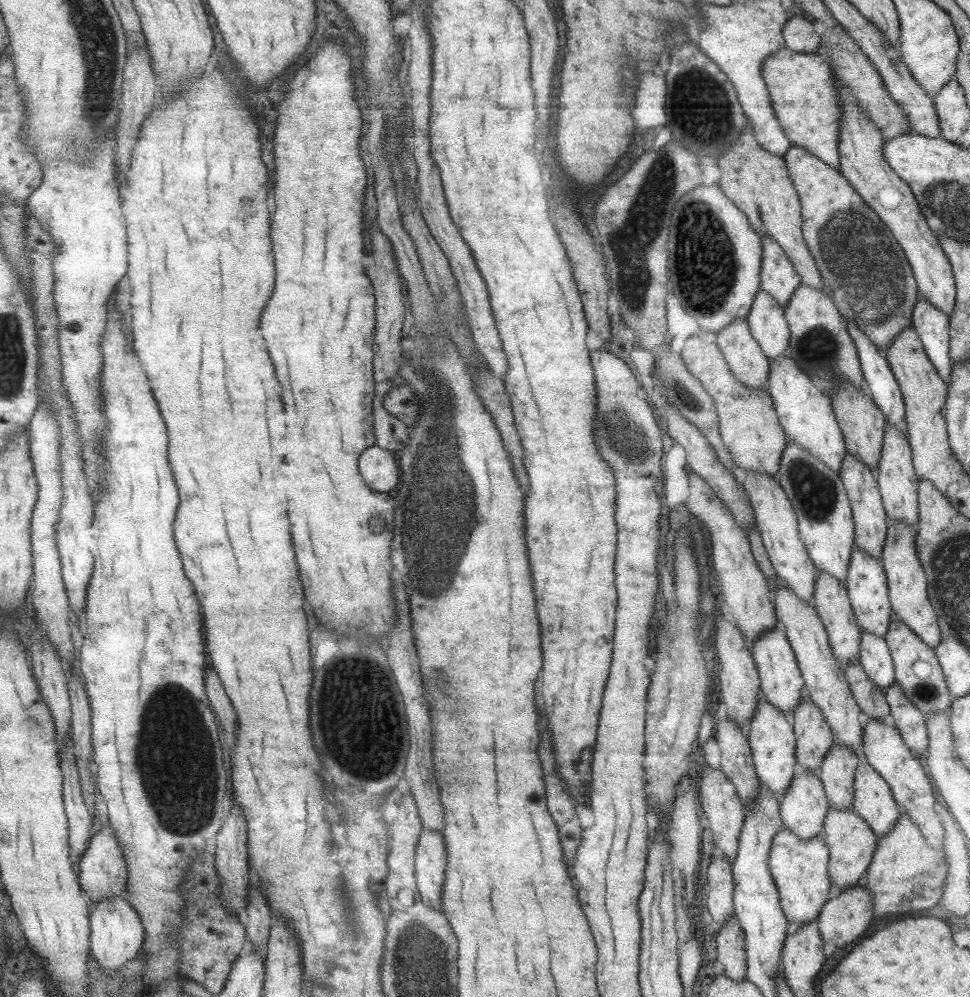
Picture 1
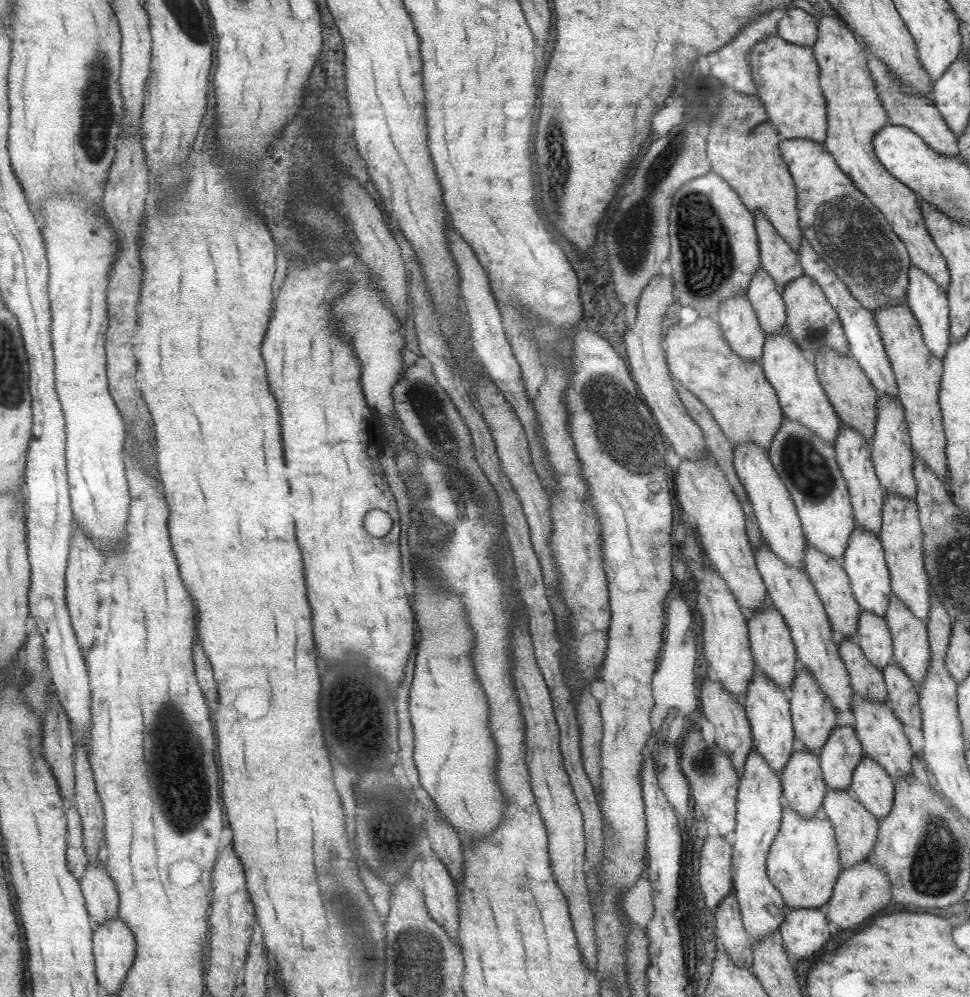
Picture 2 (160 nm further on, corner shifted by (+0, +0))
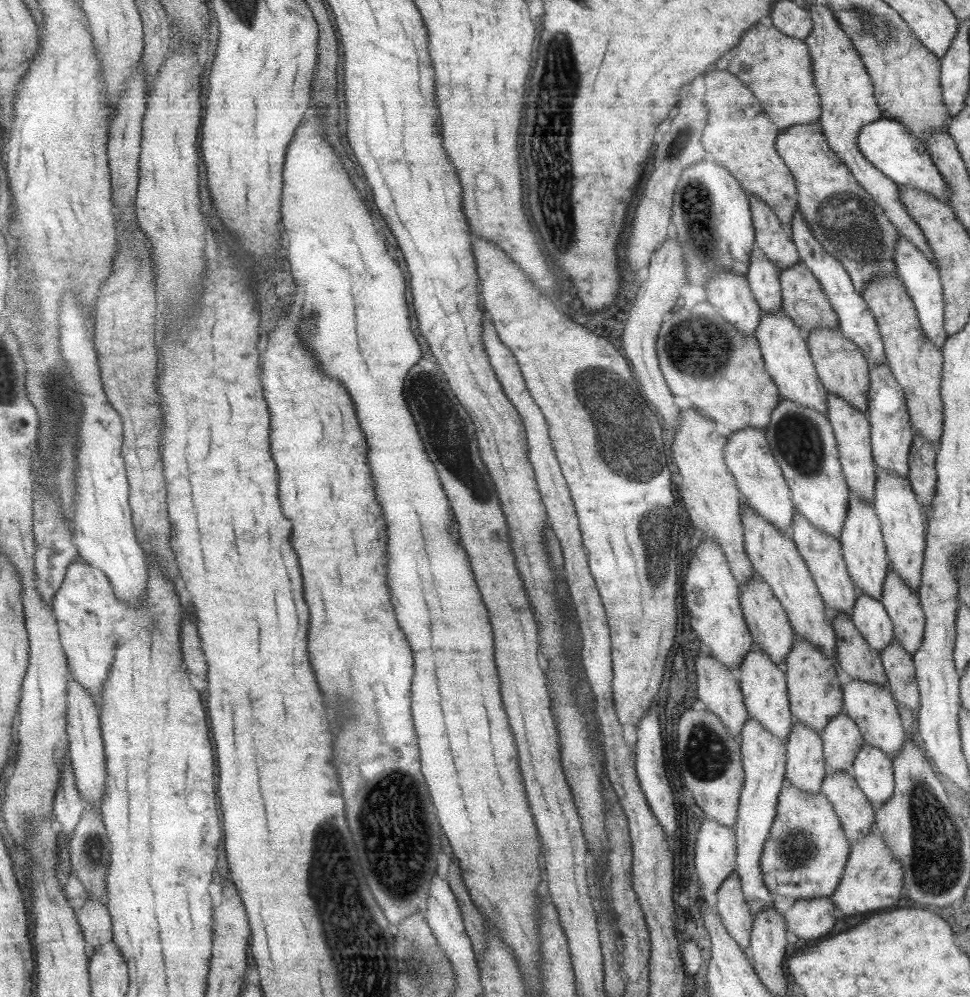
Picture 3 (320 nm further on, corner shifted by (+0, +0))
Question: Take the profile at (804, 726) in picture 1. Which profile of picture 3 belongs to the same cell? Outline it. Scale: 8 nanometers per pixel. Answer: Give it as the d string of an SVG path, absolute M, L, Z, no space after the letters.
M795 637L793 648L789 649L789 654L785 656L782 669L793 719L818 733L821 732L825 724L841 712L843 704L842 688L835 675L835 666L829 658L825 658L825 654L819 652L819 649L805 642L803 638Z

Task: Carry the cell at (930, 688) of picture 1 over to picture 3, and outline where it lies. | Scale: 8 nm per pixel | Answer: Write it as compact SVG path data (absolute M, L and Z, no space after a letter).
M888 568L882 582L880 601L892 622L895 642L899 642L899 646L913 656L921 646L925 628L918 593L910 589L893 569Z

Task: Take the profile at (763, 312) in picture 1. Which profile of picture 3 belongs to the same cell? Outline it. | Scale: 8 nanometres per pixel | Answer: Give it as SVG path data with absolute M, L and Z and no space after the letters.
M755 246L749 253L745 280L763 313L772 313L782 306L779 269Z

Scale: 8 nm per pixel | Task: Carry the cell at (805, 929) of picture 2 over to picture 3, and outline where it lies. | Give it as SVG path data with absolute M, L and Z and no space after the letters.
M820 896L808 899L795 899L793 906L784 914L790 938L815 940L825 936L839 915L829 897Z

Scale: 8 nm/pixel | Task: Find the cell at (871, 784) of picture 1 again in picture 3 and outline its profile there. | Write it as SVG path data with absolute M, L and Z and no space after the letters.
M865 742L857 751L850 773L868 801L884 803L892 795L894 780L891 759L882 750Z

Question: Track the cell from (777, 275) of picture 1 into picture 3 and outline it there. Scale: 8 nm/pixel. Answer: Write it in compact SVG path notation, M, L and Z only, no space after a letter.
M753 195L748 206L755 231L755 246L778 268L785 269L800 261L788 228L778 221L769 206Z

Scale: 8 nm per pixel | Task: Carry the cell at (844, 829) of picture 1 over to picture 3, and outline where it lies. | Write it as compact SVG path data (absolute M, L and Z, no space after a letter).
M827 770L820 793L830 802L850 845L871 830L873 810L850 771Z

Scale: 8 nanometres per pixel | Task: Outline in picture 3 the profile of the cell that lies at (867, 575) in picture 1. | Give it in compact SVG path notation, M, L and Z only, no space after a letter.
M849 493L847 504L848 507L838 541L849 578L859 593L880 600L882 582L888 571L889 562L884 549L879 519L875 509L868 502L862 501L855 493Z

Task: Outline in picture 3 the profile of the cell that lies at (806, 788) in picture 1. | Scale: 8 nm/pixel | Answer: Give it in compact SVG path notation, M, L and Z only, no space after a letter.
M793 719L785 746L785 781L803 792L819 793L827 772L820 733Z

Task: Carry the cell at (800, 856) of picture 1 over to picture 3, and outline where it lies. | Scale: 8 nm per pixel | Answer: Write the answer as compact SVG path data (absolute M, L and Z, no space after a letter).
M784 780L777 797L776 813L759 859L762 881L768 890L773 890L775 892L773 894L791 896L794 899L831 896L841 880L849 849L850 844L847 842L838 816L826 796L820 792L815 794L803 792Z

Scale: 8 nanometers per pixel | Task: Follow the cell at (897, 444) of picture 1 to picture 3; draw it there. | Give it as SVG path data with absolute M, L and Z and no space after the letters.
M888 362L870 364L868 370L867 412L870 426L870 445L873 462L877 468L908 476L908 454L912 445L913 432L909 422L903 389L892 375Z

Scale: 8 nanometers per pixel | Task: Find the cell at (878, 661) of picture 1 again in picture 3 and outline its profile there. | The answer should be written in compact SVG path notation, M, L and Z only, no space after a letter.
M857 591L849 617L867 645L881 652L881 649L885 649L894 640L892 622L880 600Z

